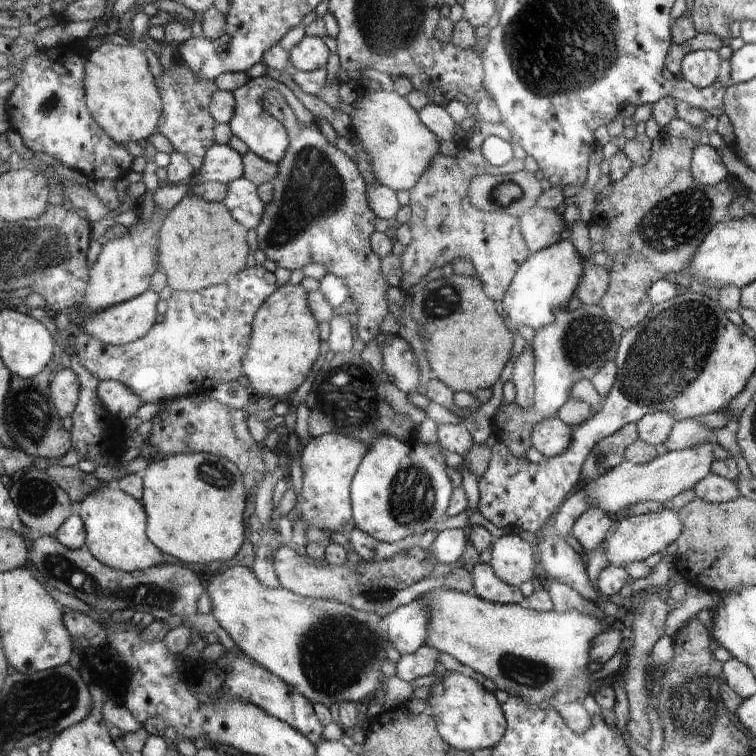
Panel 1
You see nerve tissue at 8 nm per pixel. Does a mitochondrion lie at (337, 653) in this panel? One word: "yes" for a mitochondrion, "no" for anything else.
yes

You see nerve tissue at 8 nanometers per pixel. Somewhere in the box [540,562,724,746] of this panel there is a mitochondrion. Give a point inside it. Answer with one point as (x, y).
(692, 705)

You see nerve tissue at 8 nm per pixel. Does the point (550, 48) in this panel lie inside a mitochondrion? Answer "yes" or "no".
yes

